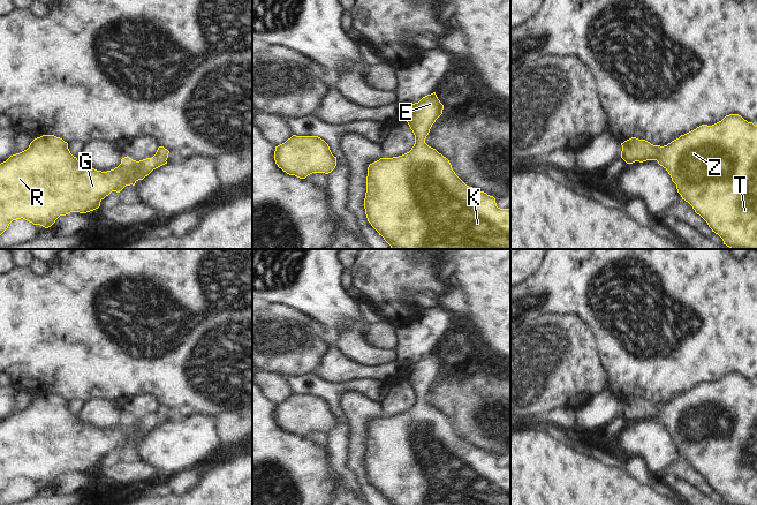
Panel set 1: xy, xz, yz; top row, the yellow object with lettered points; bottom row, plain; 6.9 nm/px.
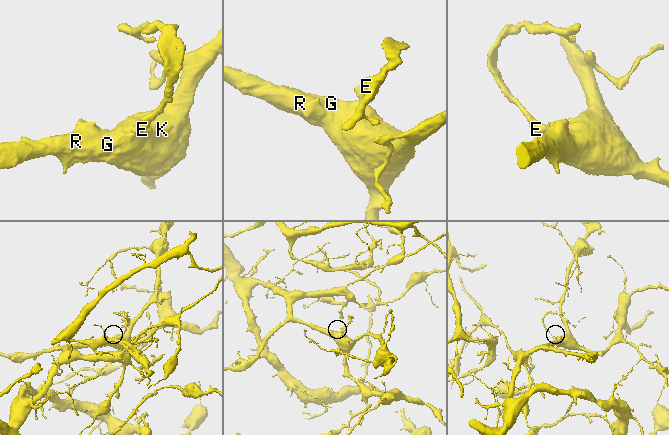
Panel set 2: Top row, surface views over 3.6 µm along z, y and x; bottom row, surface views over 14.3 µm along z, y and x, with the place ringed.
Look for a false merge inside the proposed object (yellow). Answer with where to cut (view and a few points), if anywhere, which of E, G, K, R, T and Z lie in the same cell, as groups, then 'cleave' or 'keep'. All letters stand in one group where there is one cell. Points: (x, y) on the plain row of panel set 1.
cut none; groups E G K R T Z; keep

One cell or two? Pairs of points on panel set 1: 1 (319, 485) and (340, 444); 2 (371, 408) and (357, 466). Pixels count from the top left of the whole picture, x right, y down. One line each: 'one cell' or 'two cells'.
1: two cells
2: one cell

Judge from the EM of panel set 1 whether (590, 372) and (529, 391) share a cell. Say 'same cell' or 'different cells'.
same cell

